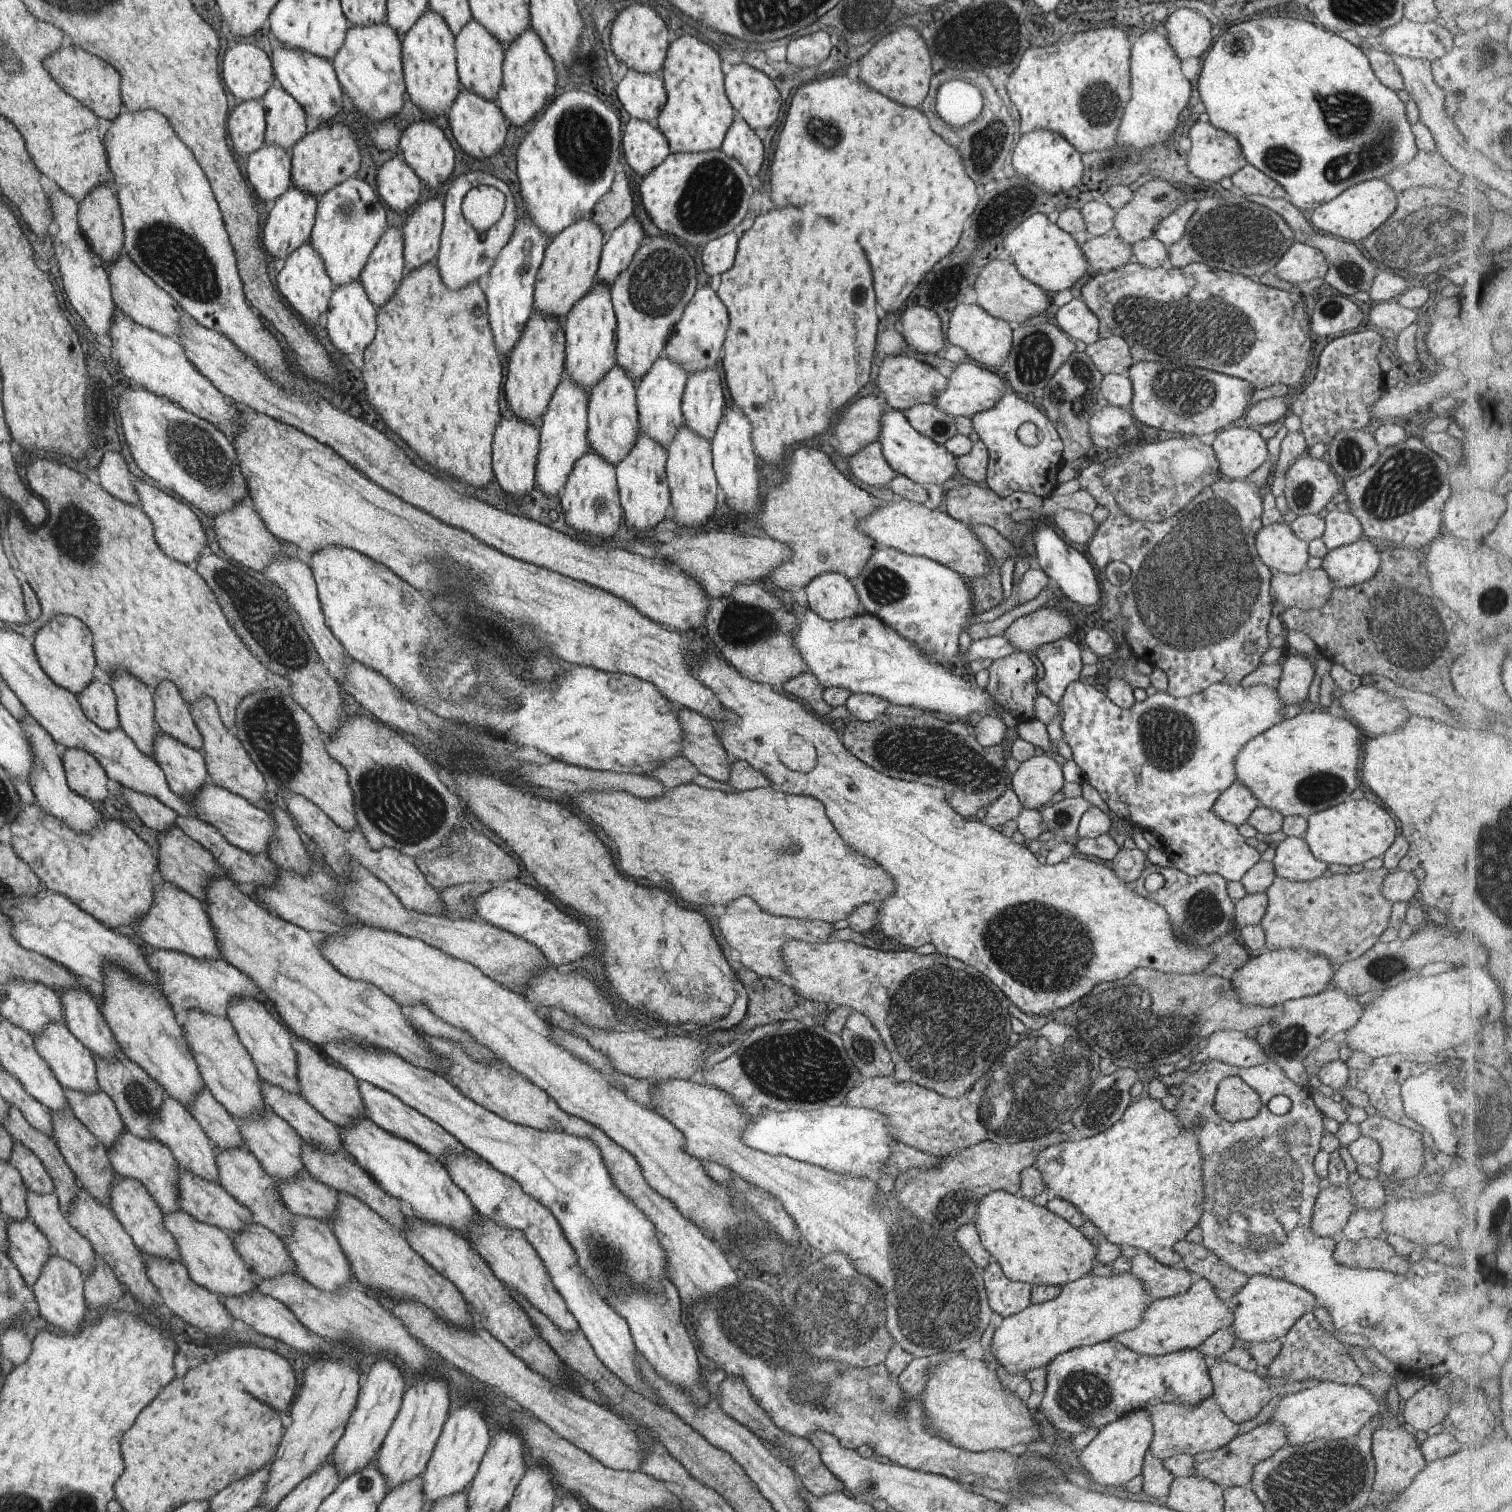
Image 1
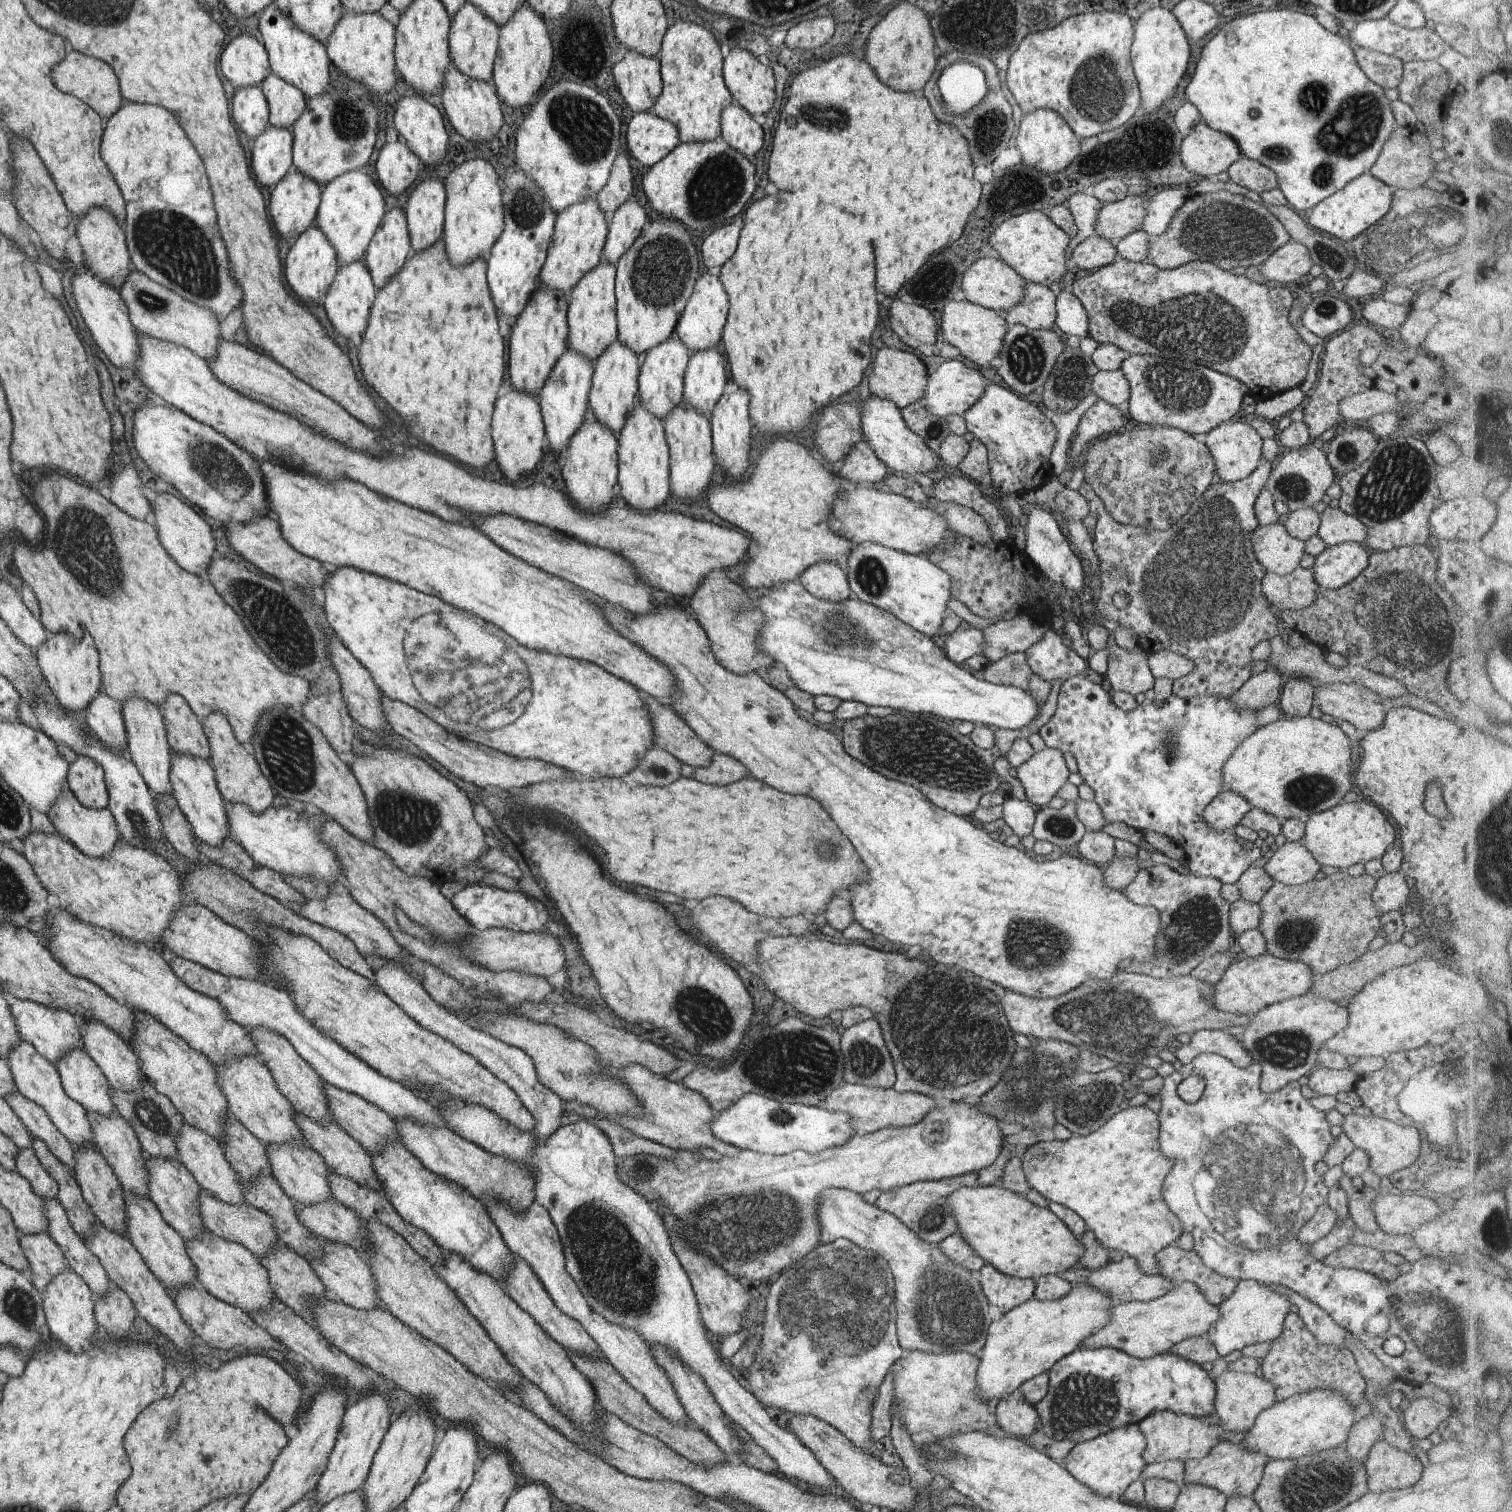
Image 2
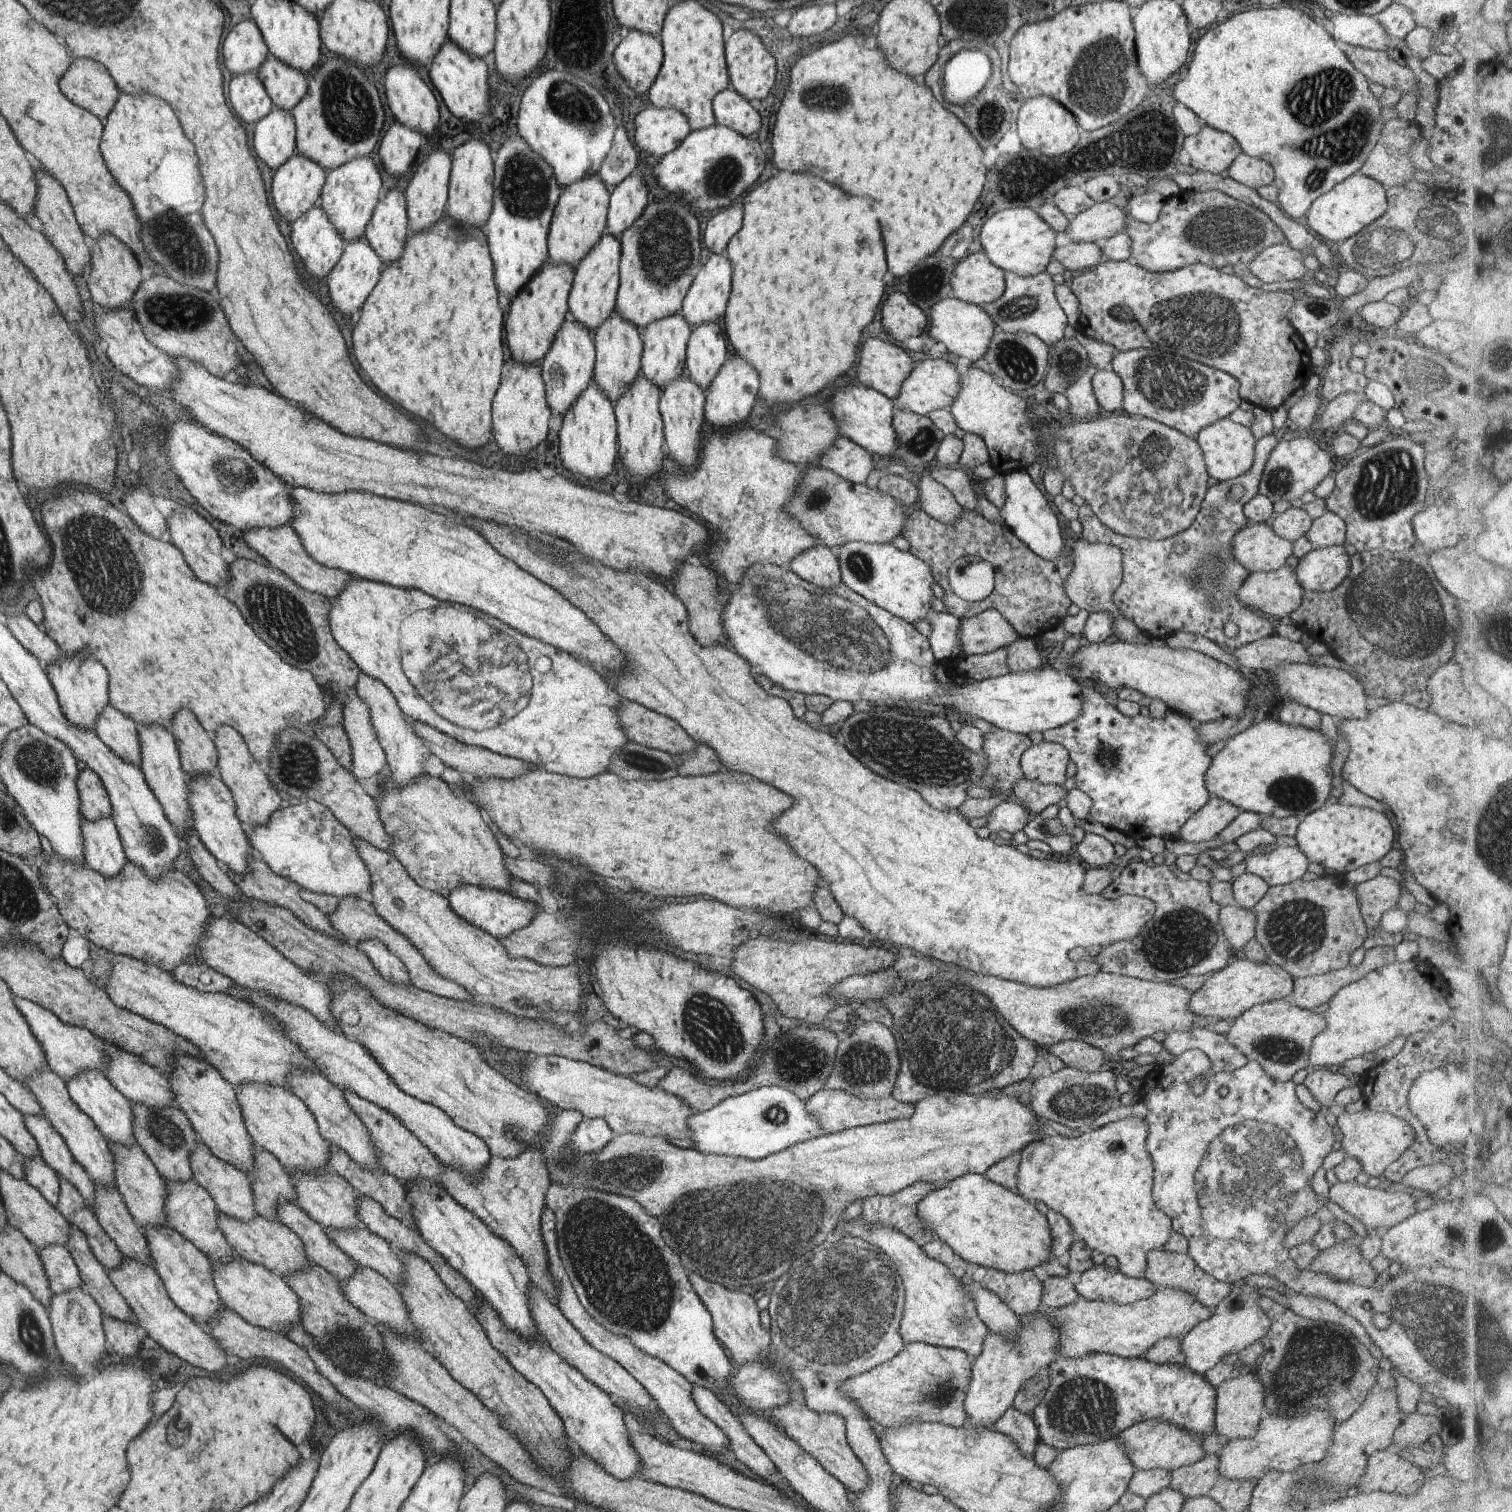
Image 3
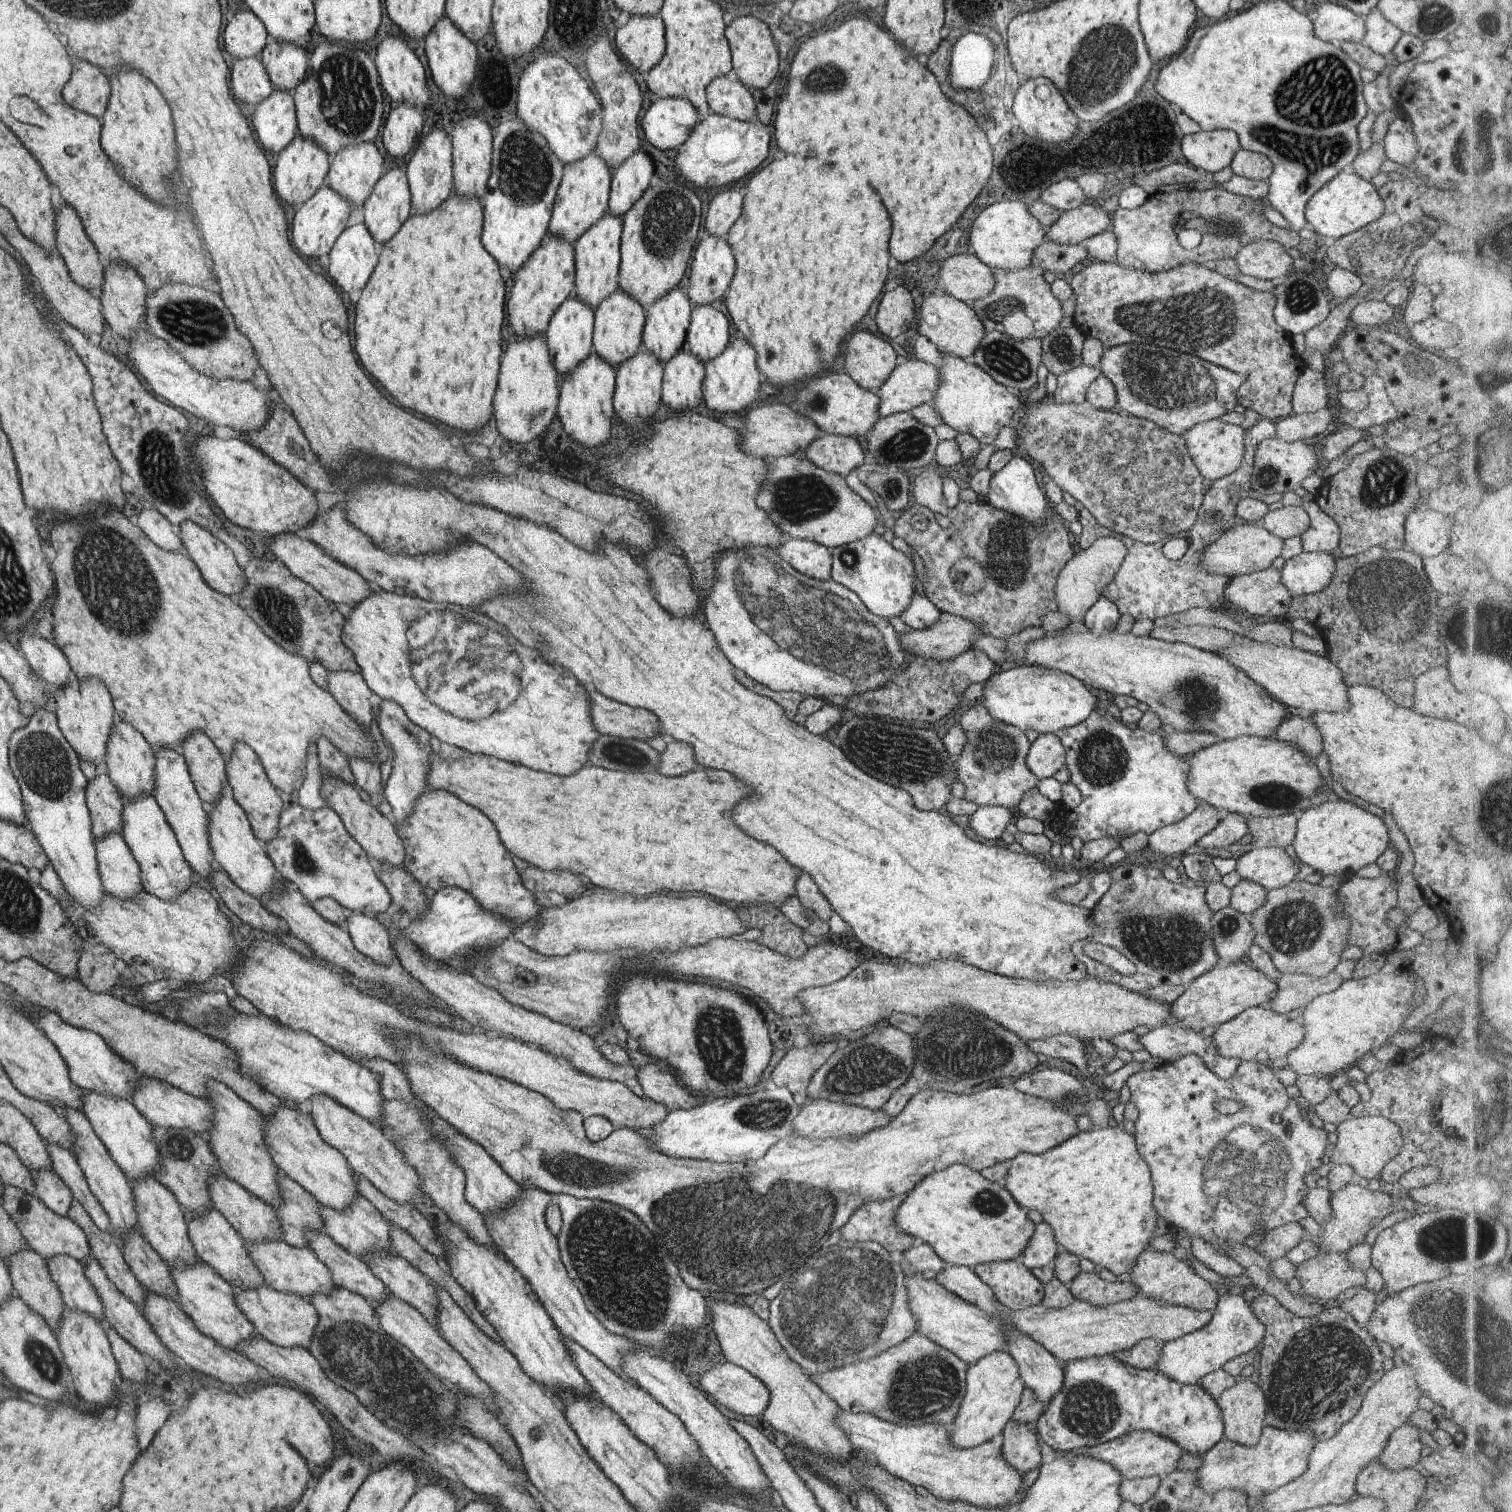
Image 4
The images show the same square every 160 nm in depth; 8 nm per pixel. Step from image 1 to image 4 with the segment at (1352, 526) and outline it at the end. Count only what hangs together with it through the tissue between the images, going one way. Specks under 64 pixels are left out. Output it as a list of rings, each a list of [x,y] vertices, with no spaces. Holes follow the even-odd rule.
[[[1309,493],[1302,496],[1302,509],[1310,520],[1305,532],[1299,536],[1302,550],[1310,553],[1330,554],[1335,548],[1338,548],[1340,532],[1337,523],[1315,504]]]

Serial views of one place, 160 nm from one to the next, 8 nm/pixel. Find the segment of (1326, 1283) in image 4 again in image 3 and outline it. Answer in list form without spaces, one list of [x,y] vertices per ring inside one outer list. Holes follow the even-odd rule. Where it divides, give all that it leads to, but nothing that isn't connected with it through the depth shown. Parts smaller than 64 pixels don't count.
[[[1335,1242],[1324,1248],[1308,1266],[1311,1272],[1329,1275],[1342,1283],[1356,1284],[1362,1287],[1376,1286],[1377,1273],[1371,1269],[1360,1253],[1360,1247],[1342,1245]]]

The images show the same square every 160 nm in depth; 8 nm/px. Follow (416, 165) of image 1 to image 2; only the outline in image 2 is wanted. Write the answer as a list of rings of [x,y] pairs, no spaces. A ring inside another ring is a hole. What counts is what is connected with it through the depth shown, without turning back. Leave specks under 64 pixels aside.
[[[422,95],[405,96],[396,103],[393,124],[398,137],[404,140],[406,146],[420,162],[430,170],[435,168],[435,172],[439,171],[439,164],[443,162],[447,152],[447,132],[441,114],[429,102],[425,102]]]

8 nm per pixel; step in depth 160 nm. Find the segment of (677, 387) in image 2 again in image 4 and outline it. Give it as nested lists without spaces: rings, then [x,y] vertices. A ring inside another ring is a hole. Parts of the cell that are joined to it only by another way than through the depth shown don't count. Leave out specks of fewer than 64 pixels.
[[[677,286],[645,310],[644,325],[640,334],[641,347],[649,351],[661,364],[666,363],[681,348],[685,348],[684,338],[692,307],[688,296]]]

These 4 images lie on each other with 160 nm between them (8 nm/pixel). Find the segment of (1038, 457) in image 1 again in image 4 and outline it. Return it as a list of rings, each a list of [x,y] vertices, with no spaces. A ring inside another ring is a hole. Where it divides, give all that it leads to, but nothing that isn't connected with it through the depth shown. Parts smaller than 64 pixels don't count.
[[[941,354],[942,364],[938,367],[939,384],[936,388],[934,398],[930,404],[933,404],[934,409],[939,413],[940,419],[956,430],[958,433],[971,433],[973,438],[976,438],[981,446],[991,444],[997,432],[1003,426],[1015,424],[1022,413],[1022,405],[1017,401],[1017,397],[1009,392],[1002,384],[996,383],[986,372],[983,372],[978,366],[964,362],[962,358]]]

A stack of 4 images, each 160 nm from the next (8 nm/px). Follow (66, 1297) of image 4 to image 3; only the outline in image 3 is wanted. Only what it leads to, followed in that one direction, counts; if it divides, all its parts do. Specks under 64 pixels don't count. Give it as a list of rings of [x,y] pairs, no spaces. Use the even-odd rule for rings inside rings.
[[[51,1244],[37,1253],[52,1295],[82,1286],[78,1266],[65,1246]]]

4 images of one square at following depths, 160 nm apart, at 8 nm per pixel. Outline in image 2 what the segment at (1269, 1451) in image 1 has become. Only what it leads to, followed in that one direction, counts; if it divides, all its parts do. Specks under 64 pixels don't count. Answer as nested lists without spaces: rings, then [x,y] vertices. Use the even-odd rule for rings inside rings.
[[[1219,1440],[1210,1451],[1199,1460],[1184,1460],[1182,1483],[1191,1483],[1214,1488],[1226,1498],[1234,1496],[1251,1497],[1262,1477],[1262,1468],[1270,1458],[1261,1451],[1242,1447],[1229,1441]]]

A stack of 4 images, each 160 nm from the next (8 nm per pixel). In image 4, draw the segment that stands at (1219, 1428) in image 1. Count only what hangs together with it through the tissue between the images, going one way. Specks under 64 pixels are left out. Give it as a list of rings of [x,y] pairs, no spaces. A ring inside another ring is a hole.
[[[1133,1431],[1098,1444],[1094,1447],[1074,1450],[1071,1455],[1089,1455],[1097,1460],[1112,1464],[1123,1479],[1136,1479],[1150,1476],[1163,1477],[1176,1470],[1177,1461],[1184,1452],[1175,1441],[1159,1436],[1151,1431]]]

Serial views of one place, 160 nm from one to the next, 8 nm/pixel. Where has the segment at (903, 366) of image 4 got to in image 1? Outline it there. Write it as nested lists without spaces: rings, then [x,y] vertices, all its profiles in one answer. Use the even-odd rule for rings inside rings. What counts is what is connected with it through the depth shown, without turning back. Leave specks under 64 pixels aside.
[[[961,362],[952,368],[949,377],[946,379],[945,388],[935,396],[933,404],[943,414],[947,414],[953,419],[956,417],[971,419],[981,410],[989,410],[991,406],[995,406],[997,400],[1007,392],[1007,387],[1003,379],[999,378],[997,374],[989,372],[987,368],[979,368],[977,364],[971,364],[971,362]]]

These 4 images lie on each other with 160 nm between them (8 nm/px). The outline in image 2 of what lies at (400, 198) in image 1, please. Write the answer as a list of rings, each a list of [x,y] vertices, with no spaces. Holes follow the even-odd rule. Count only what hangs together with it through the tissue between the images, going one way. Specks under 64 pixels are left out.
[[[404,140],[386,142],[373,160],[373,176],[383,185],[384,191],[391,196],[401,196],[419,176],[420,160],[410,151]]]

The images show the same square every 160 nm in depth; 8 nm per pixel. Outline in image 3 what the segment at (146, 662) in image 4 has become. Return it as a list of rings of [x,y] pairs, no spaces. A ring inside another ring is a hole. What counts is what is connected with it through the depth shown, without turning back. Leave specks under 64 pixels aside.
[[[63,486],[55,498],[49,498],[41,502],[41,518],[43,526],[47,528],[47,536],[51,536],[51,560],[47,566],[47,576],[43,580],[43,570],[37,570],[31,576],[33,584],[33,595],[39,598],[42,606],[41,628],[48,637],[54,640],[63,655],[71,656],[83,649],[87,649],[103,666],[110,672],[110,704],[120,713],[127,715],[135,724],[144,725],[159,723],[162,727],[169,728],[172,716],[181,707],[191,709],[191,712],[203,724],[203,728],[213,736],[214,730],[219,725],[229,726],[237,732],[243,732],[243,740],[247,740],[247,746],[255,755],[256,759],[268,762],[270,748],[274,746],[275,737],[279,731],[289,727],[305,728],[309,723],[317,720],[323,714],[325,696],[319,692],[320,686],[313,682],[312,674],[307,670],[292,667],[284,662],[281,657],[267,645],[261,638],[255,636],[255,632],[247,626],[247,622],[241,618],[239,610],[225,600],[221,591],[213,585],[200,581],[191,572],[189,565],[183,560],[182,553],[170,542],[165,542],[143,532],[135,522],[129,520],[123,512],[117,512],[109,508],[109,504],[99,498],[95,491],[88,491],[83,487]]]

